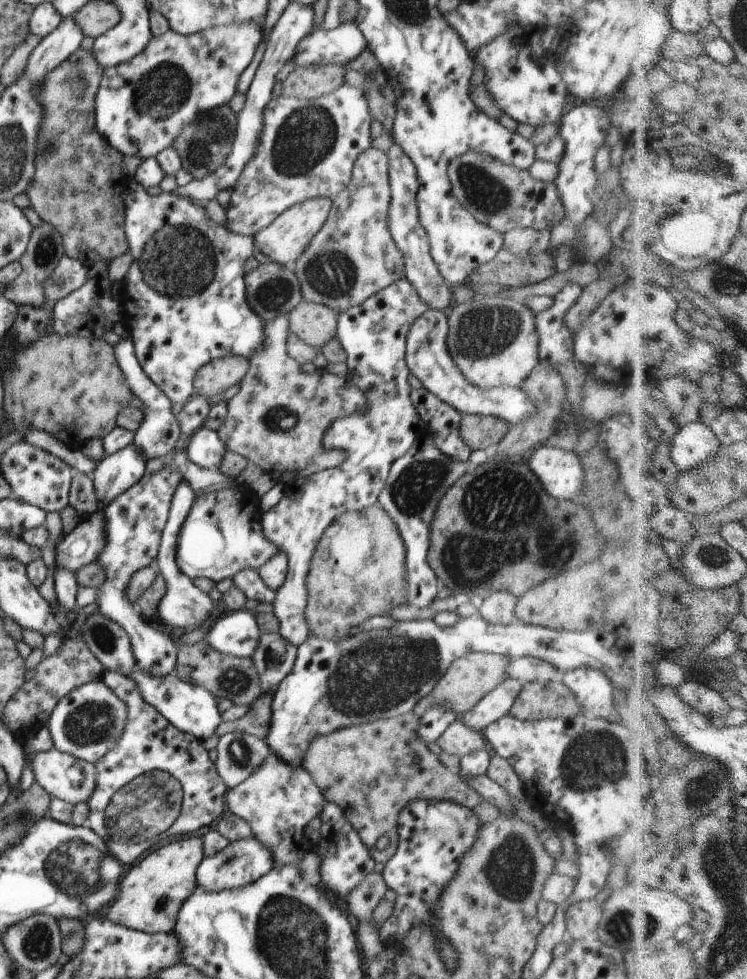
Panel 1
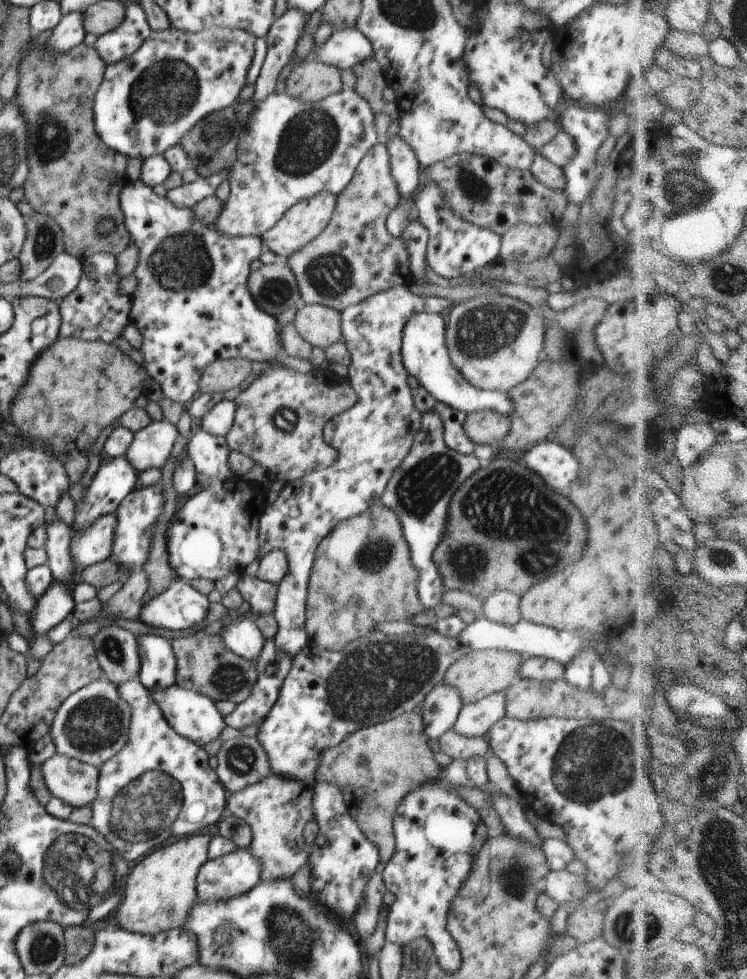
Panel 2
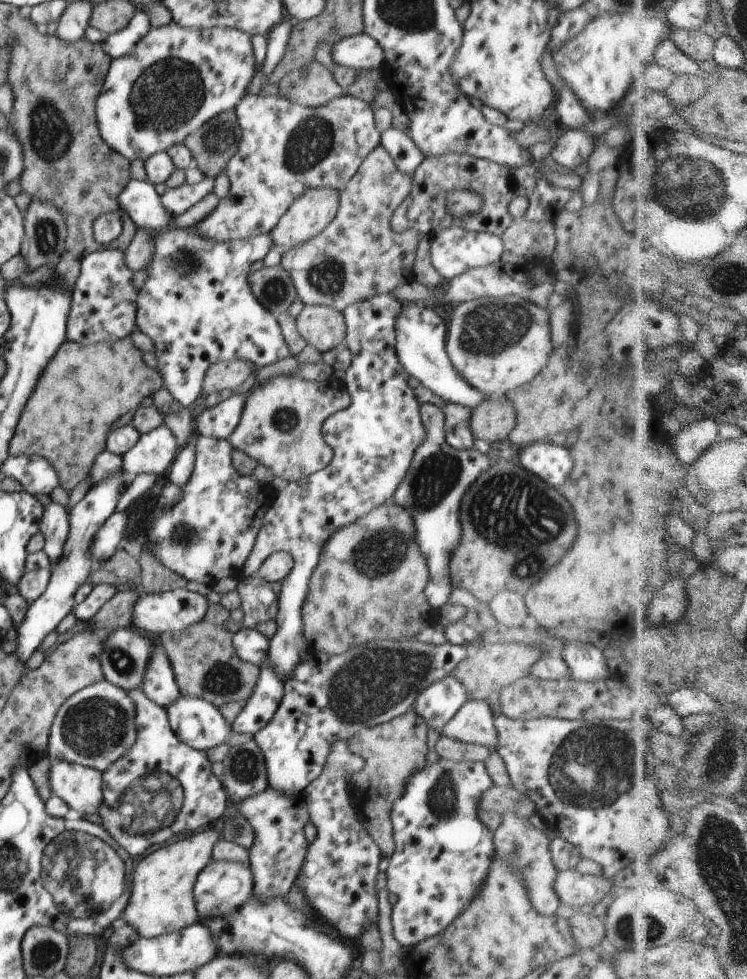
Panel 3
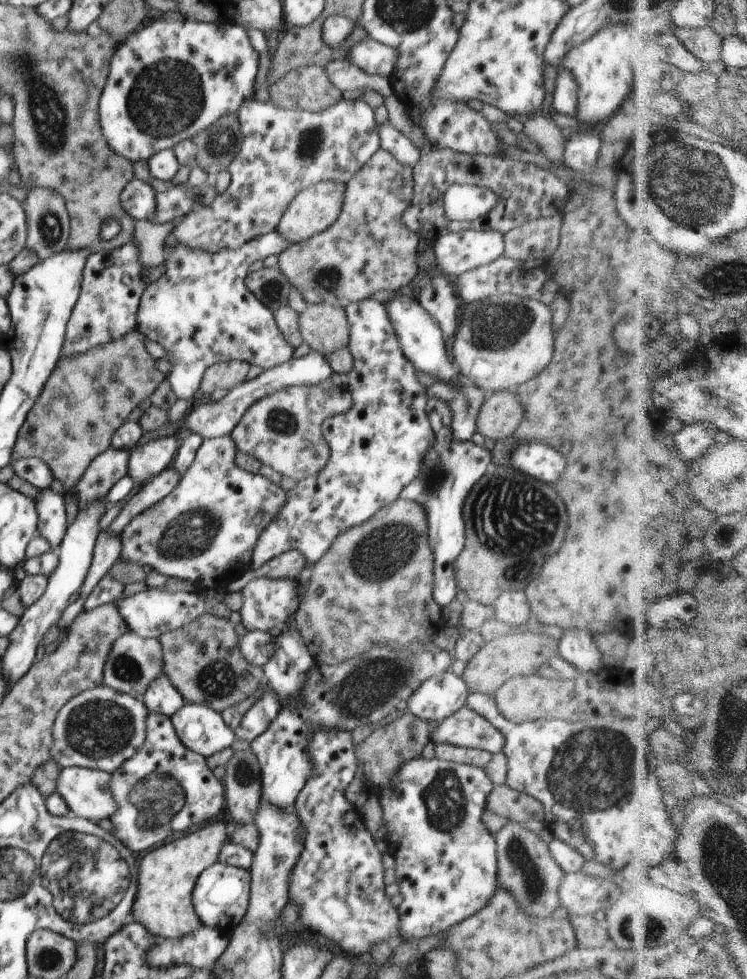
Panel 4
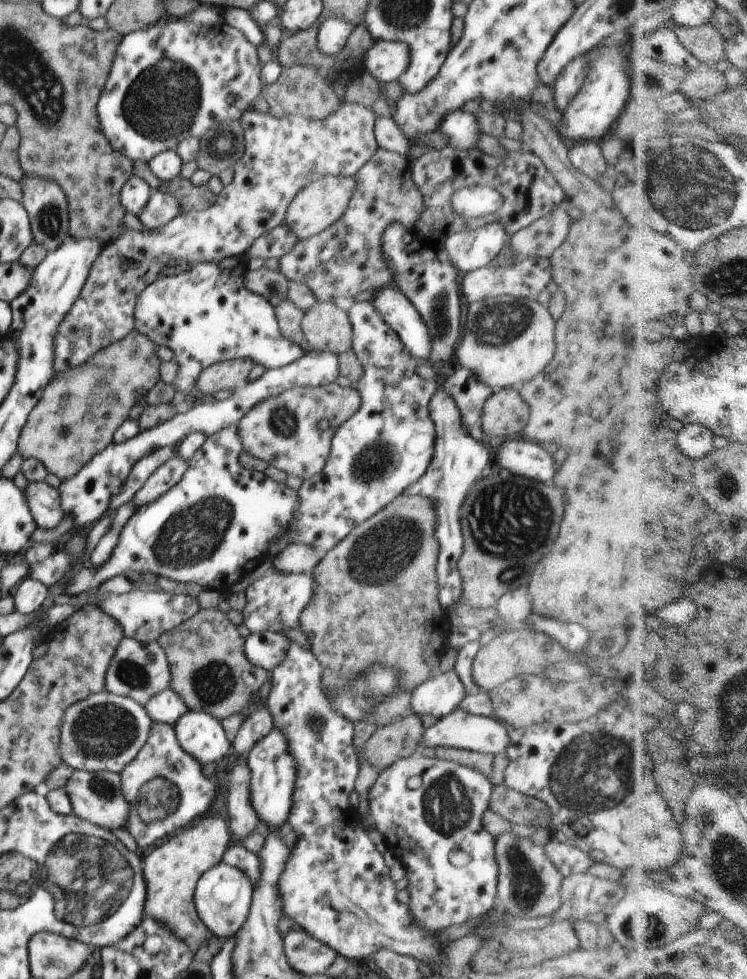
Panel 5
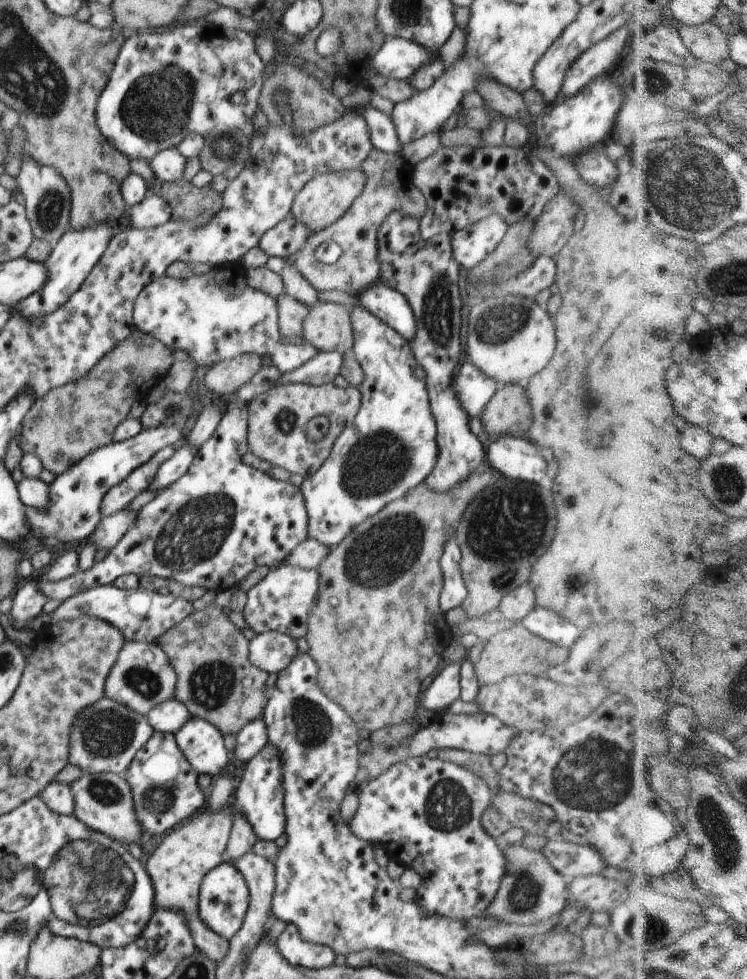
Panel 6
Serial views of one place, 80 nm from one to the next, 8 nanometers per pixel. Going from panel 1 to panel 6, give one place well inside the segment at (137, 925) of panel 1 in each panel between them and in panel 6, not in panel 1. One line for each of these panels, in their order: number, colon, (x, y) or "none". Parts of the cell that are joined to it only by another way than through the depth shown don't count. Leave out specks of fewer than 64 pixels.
2: (160, 891)
3: (162, 901)
4: (167, 875)
5: (171, 870)
6: (177, 867)

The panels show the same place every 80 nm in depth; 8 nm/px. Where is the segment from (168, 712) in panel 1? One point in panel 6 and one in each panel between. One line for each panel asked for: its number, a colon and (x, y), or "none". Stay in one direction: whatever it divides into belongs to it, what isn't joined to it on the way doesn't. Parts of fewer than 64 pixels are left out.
2: (191, 714)
3: (197, 722)
4: (201, 729)
5: (201, 735)
6: (202, 743)

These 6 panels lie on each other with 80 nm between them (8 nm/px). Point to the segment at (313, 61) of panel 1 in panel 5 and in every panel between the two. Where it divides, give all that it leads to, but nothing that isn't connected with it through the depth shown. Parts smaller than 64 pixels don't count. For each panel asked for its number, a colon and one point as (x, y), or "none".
2: (344, 49)
3: (361, 52)
4: (373, 57)
5: (386, 61)

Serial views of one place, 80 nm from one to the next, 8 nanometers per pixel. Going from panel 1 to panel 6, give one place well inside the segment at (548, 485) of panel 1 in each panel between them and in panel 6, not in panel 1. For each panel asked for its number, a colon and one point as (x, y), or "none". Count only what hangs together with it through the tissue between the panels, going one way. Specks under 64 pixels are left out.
2: (557, 465)
3: (553, 463)
4: (539, 459)
5: (520, 456)
6: (515, 458)

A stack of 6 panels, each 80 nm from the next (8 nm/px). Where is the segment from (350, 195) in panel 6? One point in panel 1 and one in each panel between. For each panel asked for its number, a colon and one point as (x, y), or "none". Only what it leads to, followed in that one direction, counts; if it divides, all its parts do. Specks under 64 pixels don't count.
1: (286, 237)
2: (302, 223)
3: (309, 214)
4: (314, 209)
5: (320, 204)

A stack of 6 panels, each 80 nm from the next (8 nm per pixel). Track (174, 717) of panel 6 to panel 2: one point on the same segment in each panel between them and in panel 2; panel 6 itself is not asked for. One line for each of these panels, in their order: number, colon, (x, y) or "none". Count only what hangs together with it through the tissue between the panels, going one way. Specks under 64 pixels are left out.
2: (158, 664)
3: (159, 685)
4: (162, 697)
5: (166, 707)

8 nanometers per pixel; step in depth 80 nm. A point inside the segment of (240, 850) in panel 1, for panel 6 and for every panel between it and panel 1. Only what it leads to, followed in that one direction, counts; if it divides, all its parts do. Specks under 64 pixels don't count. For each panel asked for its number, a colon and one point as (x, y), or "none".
2: (234, 874)
3: (222, 887)
4: (221, 894)
5: (223, 895)
6: (223, 894)

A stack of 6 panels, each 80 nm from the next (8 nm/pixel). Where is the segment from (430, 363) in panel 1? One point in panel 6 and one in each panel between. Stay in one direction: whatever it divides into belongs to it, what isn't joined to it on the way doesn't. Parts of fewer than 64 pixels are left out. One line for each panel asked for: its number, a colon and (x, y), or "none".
2: (424, 353)
3: (420, 332)
4: (421, 340)
5: (397, 310)
6: (387, 304)

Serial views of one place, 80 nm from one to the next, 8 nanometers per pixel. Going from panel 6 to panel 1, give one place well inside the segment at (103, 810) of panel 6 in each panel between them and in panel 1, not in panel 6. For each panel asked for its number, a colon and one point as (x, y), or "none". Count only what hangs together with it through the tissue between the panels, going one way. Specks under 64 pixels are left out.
1: (71, 779)
2: (74, 782)
3: (81, 787)
4: (87, 792)
5: (96, 797)

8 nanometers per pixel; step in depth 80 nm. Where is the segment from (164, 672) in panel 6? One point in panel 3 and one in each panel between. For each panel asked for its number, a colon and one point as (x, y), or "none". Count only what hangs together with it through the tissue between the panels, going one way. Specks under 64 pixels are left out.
3: (125, 654)
4: (134, 663)
5: (139, 671)

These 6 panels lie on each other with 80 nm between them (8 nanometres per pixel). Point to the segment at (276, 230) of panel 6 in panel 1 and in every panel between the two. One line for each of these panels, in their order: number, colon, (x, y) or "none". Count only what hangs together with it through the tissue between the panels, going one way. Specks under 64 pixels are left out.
1: (184, 303)
2: (192, 305)
3: (197, 307)
4: (200, 310)
5: (207, 315)

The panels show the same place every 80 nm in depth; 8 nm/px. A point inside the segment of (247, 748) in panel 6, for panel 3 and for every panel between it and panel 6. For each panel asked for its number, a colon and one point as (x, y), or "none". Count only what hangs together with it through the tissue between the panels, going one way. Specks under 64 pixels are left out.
3: (266, 697)
4: (259, 717)
5: (259, 723)

